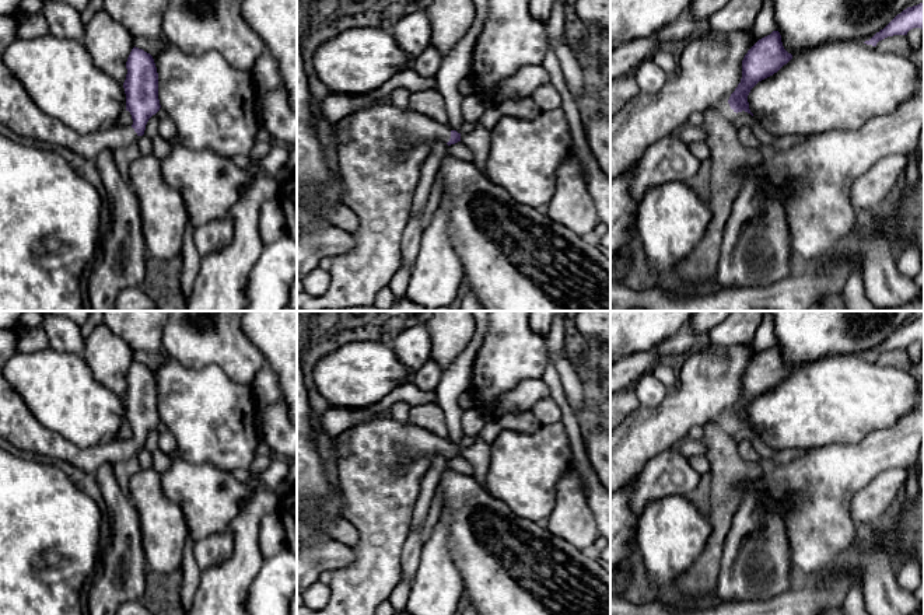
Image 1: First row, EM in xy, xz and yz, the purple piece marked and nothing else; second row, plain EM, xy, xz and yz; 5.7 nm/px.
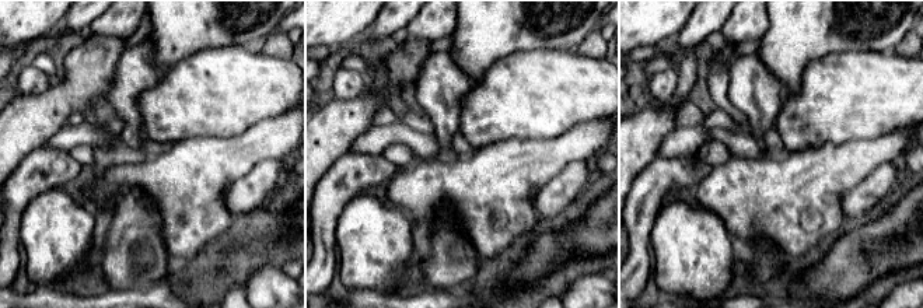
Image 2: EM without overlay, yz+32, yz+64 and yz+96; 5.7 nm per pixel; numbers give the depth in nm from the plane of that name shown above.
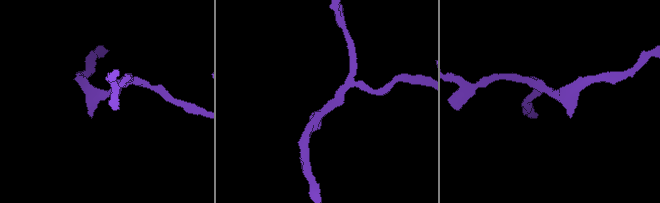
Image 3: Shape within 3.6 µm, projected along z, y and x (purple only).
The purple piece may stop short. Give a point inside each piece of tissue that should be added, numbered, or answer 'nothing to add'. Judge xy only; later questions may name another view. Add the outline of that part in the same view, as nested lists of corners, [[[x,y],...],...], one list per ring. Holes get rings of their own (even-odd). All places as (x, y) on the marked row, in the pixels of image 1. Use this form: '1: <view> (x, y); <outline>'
1: xy (17, 111); [[[0,15],[0,122],[3,125],[22,137],[69,148],[88,161],[94,161],[105,148],[115,151],[137,141],[139,136],[133,127],[115,125],[83,134],[45,113],[3,62],[6,49],[18,39],[17,24],[17,17]]]

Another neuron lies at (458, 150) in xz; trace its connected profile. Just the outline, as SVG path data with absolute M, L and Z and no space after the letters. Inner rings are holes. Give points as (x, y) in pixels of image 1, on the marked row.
M462 141L448 146L447 156L458 158L461 161L472 161L473 158L470 150Z

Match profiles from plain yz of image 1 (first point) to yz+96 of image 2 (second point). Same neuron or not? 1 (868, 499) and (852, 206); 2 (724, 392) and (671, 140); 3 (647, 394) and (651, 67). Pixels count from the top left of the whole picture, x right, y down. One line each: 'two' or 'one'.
1: one
2: two
3: two

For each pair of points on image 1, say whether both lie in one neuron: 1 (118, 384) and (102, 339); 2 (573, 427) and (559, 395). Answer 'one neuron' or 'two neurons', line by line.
1: one neuron
2: one neuron

